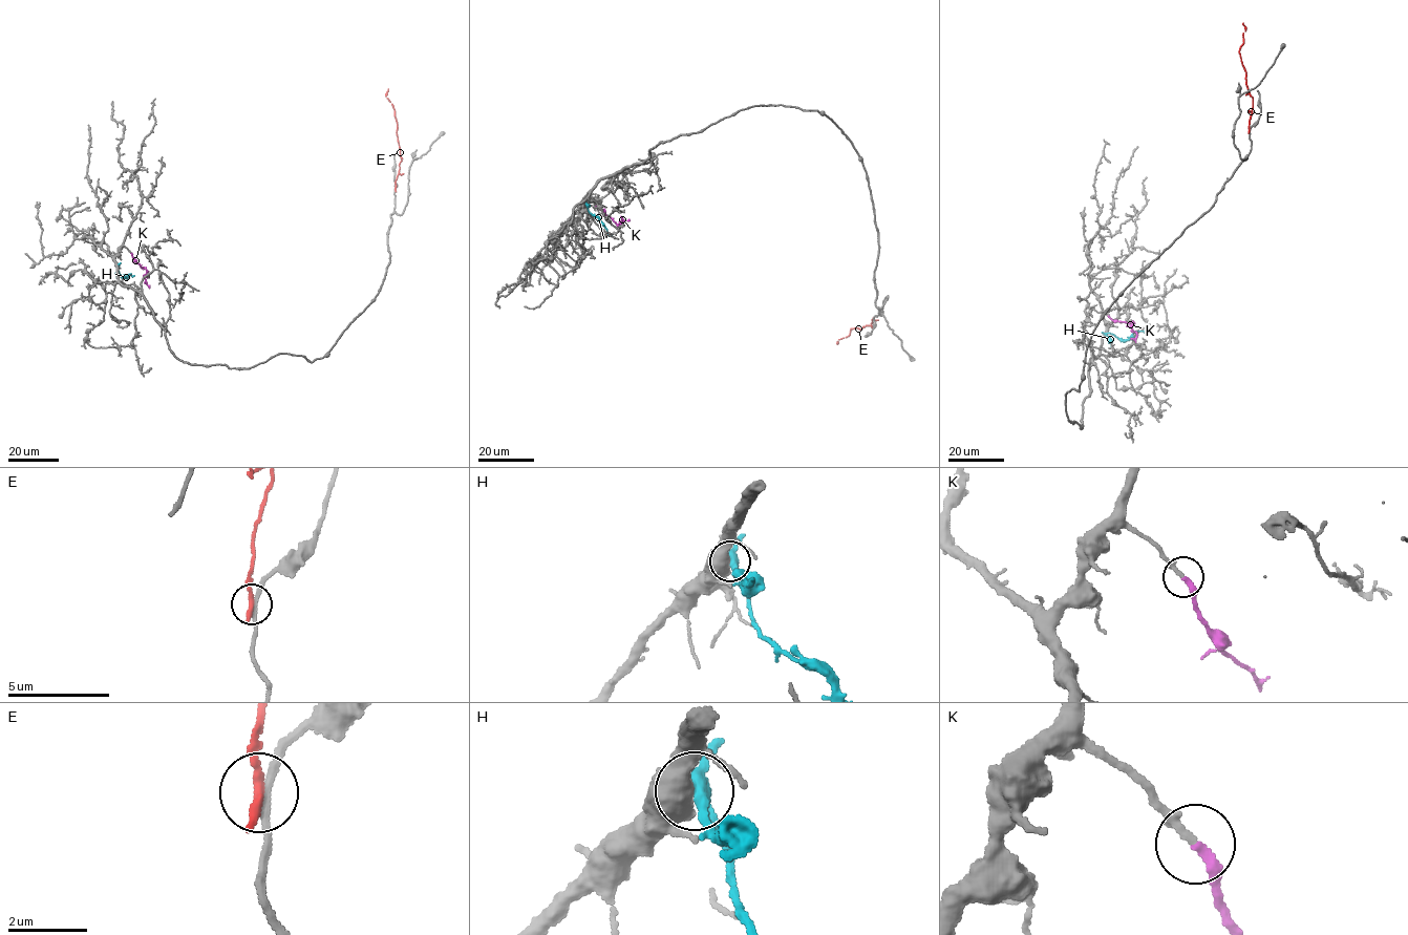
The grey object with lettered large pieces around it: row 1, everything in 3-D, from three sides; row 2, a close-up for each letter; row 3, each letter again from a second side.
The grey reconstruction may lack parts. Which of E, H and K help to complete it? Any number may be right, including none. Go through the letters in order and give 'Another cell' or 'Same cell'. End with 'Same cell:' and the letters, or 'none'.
E: Another cell
H: Another cell
K: Same cell
Same cell: K

